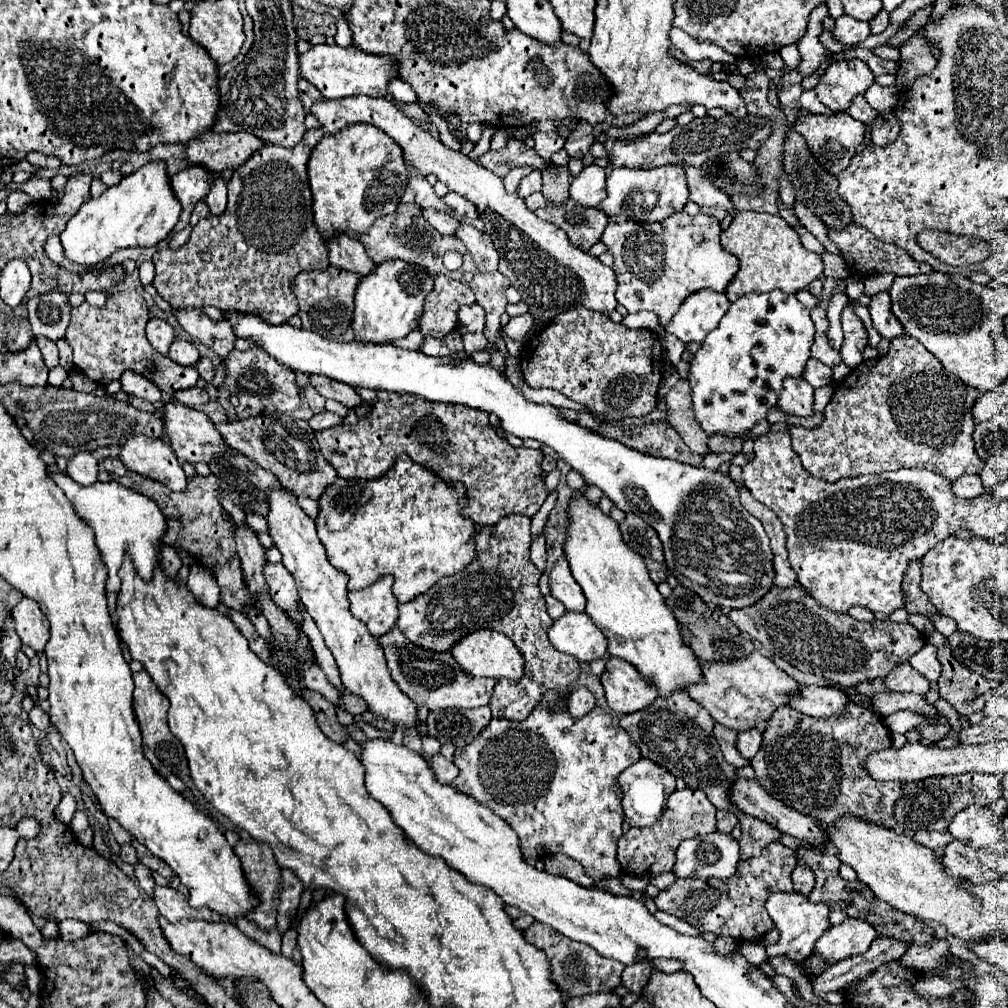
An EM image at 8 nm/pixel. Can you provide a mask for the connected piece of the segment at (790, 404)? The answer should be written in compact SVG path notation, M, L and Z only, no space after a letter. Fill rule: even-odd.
M788 378L784 380L782 384L782 390L780 390L780 396L778 396L778 408L794 414L794 416L800 416L800 418L806 418L806 416L812 416L812 394L814 394L814 388L802 378Z

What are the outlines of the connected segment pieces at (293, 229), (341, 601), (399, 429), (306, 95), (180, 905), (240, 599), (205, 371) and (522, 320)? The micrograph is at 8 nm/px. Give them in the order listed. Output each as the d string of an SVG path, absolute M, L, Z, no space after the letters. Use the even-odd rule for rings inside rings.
M308 130L302 142L290 150L272 144L260 146L228 180L226 212L218 218L208 216L200 220L194 226L190 240L178 250L162 248L154 254L152 262L156 266L156 276L152 286L172 308L214 306L224 312L256 312L270 324L284 324L298 314L292 280L304 270L328 268L328 248L318 228L314 228L312 192L308 184L308 158L320 138L320 130Z
M284 488L268 492L266 498L268 498L268 514L266 514L268 534L274 542L274 546L282 554L284 568L294 576L298 590L300 590L300 598L302 598L308 614L316 622L320 634L324 636L326 646L330 648L330 652L336 658L344 688L348 692L364 698L368 704L368 710L372 710L374 714L394 722L394 724L402 722L406 728L416 726L416 720L418 720L416 704L412 700L408 700L408 696L404 696L404 692L400 692L400 688L396 688L396 682L392 680L392 676L388 672L388 666L384 660L384 650L380 648L378 640L370 636L364 622L360 622L352 616L350 602L346 596L348 594L348 590L346 590L348 576L344 576L344 572L340 572L338 568L334 568L328 562L324 544L320 542L318 532L316 532L316 522L310 516L306 516L306 512L298 506L296 496L292 496L292 492L288 492Z
M378 392L378 400L366 418L358 420L356 424L340 424L326 430L316 432L316 442L320 452L326 460L334 466L338 476L344 478L364 478L372 480L386 474L388 468L396 462L396 451L408 454L414 462L422 464L424 468L432 470L444 482L460 482L466 488L466 506L464 514L472 518L476 526L492 526L506 514L524 514L534 516L538 508L544 504L548 490L542 480L540 462L544 454L540 450L528 450L524 446L514 448L508 440L498 438L496 430L488 424L488 416L480 410L464 408L458 404L434 404L428 400L420 400L420 396L412 394L392 394L392 392Z
M298 78L298 90L300 90L300 98L304 102L306 112L310 112L312 102L316 102L316 100L322 98L320 92L316 92L316 88L312 88L312 84L308 84L308 80L304 80L304 78Z
M156 886L152 900L160 908L160 916L164 916L168 922L190 918L190 920L212 920L212 912L208 908L192 908L188 904L188 898L182 896L182 892L172 890L168 886Z
M104 458L100 460L100 472L98 472L98 480L100 482L112 482L116 480L118 484L134 490L134 492L142 492L144 496L148 496L150 500L156 502L156 506L160 506L164 518L166 518L166 532L162 536L162 542L168 546L182 546L186 548L192 556L196 556L206 568L210 568L220 584L220 604L226 608L232 608L236 612L242 612L246 616L246 606L254 606L260 610L256 596L252 596L252 592L246 590L244 584L244 576L242 576L242 568L240 568L240 558L236 556L236 546L234 546L234 528L226 518L224 508L218 504L218 480L216 476L192 476L188 478L188 488L184 492L172 492L168 490L164 484L154 482L150 478L144 478L132 470L128 470L120 458Z
M200 358L196 370L198 370L198 374L200 374L200 378L202 378L204 382L208 382L208 384L212 382L212 378L214 378L214 366L212 366L210 358Z
M526 312L526 314L520 314L520 316L510 318L510 322L504 326L504 332L506 332L510 338L514 338L514 340L524 342L530 328L532 328L532 314Z

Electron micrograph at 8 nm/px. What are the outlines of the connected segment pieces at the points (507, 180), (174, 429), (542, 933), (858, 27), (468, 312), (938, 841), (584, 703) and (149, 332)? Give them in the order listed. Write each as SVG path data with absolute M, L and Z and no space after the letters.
M528 166L512 168L512 172L508 172L508 174L504 176L504 186L506 186L506 190L508 190L510 194L514 194L516 188L518 188L518 182L520 182L524 176L528 176L532 170L534 170L534 168L528 168Z
M176 400L166 402L162 408L162 420L166 426L166 436L170 440L172 450L176 452L180 462L190 462L190 464L198 464L198 462L210 462L216 454L224 454L230 446L224 442L224 438L220 436L220 432L216 432L214 422L200 410L196 408L188 408Z
M540 922L530 924L522 934L530 944L540 948L548 956L552 982L566 996L584 996L588 992L612 992L616 986L620 986L620 974L624 970L624 964L600 956L592 946L568 940L566 936L560 936L560 932L556 932L554 928L548 928Z
M840 16L836 20L836 28L832 30L832 38L846 46L862 42L868 34L870 34L870 26L862 20L850 18L850 16Z
M470 304L470 306L462 306L458 310L458 330L460 334L466 332L478 332L484 328L486 316L484 316L484 308L480 304Z
M920 830L914 834L914 840L930 850L940 850L940 848L948 846L954 838L950 832L924 832L924 830Z
M576 688L576 690L572 690L572 694L568 698L568 710L570 710L572 716L580 718L580 716L588 714L594 706L596 706L594 694L588 688Z
M152 318L148 322L148 326L146 326L146 336L148 336L150 344L160 354L166 354L168 348L170 348L170 344L176 340L176 330L168 322L164 322L160 318Z

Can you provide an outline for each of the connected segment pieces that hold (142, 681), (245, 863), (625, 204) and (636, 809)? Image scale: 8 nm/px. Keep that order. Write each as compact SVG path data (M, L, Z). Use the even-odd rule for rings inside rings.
M146 670L134 674L134 714L142 730L142 740L144 740L144 756L150 760L154 770L162 776L166 774L182 774L188 770L188 760L184 754L184 746L172 736L168 730L166 722L166 712L168 712L168 698L158 690L154 680L148 676Z
M250 838L238 840L234 852L240 858L242 870L260 900L260 904L246 918L256 922L262 930L270 930L276 926L276 910L280 902L278 896L282 888L280 868L274 860L272 848L266 842Z
M660 166L648 170L614 168L608 172L608 198L600 204L606 216L628 216L636 222L658 222L680 212L688 200L686 174L680 166Z
M638 760L636 764L632 764L630 768L626 768L620 778L618 784L622 788L622 806L624 806L624 816L626 822L630 826L636 828L644 828L644 826L652 826L652 822L656 822L662 814L662 808L666 808L668 796L676 790L674 784L674 776L672 772L668 772L666 768L660 768L658 764L652 764L652 760Z

